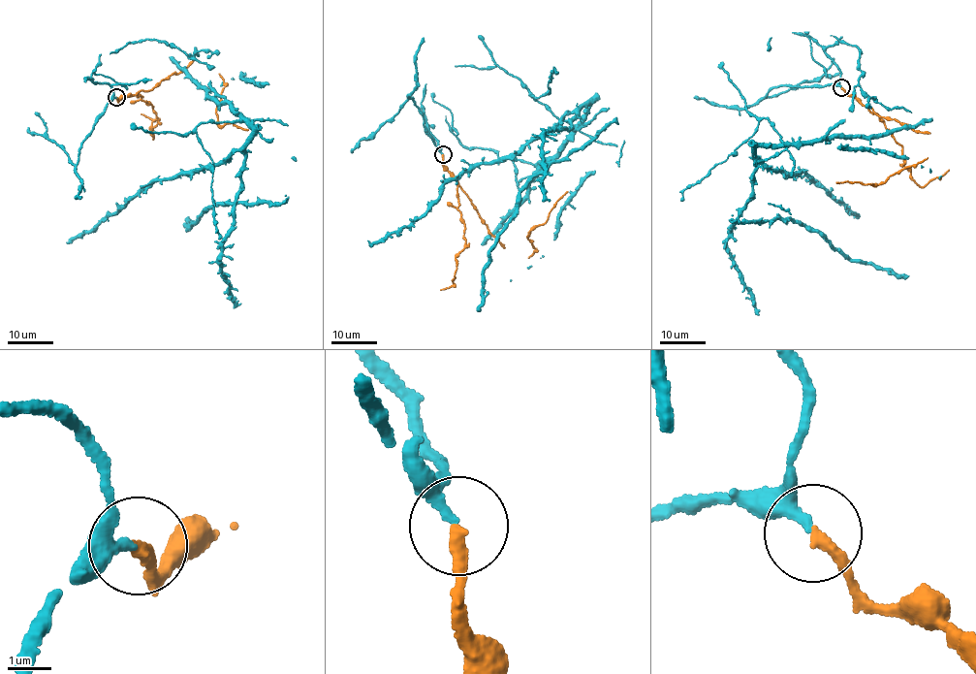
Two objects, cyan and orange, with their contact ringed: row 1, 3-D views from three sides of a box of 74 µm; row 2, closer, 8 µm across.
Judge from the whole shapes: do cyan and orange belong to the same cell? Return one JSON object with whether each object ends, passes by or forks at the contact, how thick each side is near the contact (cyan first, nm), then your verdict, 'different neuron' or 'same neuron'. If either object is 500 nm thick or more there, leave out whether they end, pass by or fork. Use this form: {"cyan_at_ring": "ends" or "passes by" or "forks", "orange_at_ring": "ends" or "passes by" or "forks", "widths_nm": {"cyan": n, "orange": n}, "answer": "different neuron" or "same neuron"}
{"cyan_at_ring": "ends", "orange_at_ring": "ends", "widths_nm": {"cyan": 260, "orange": 300}, "answer": "same neuron"}

